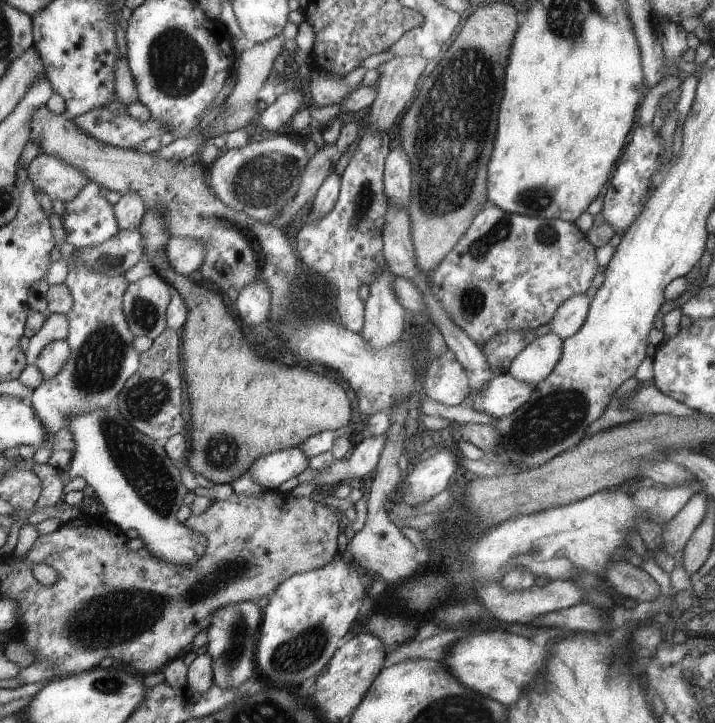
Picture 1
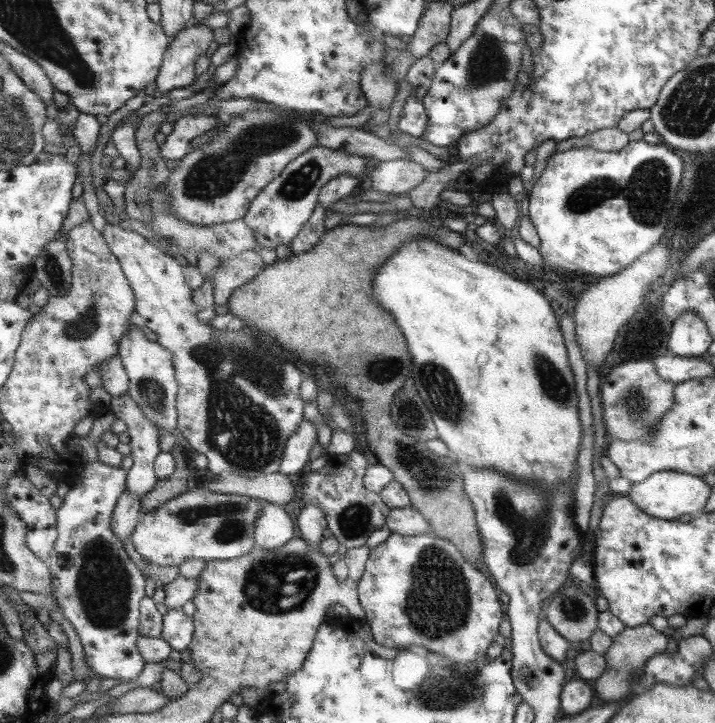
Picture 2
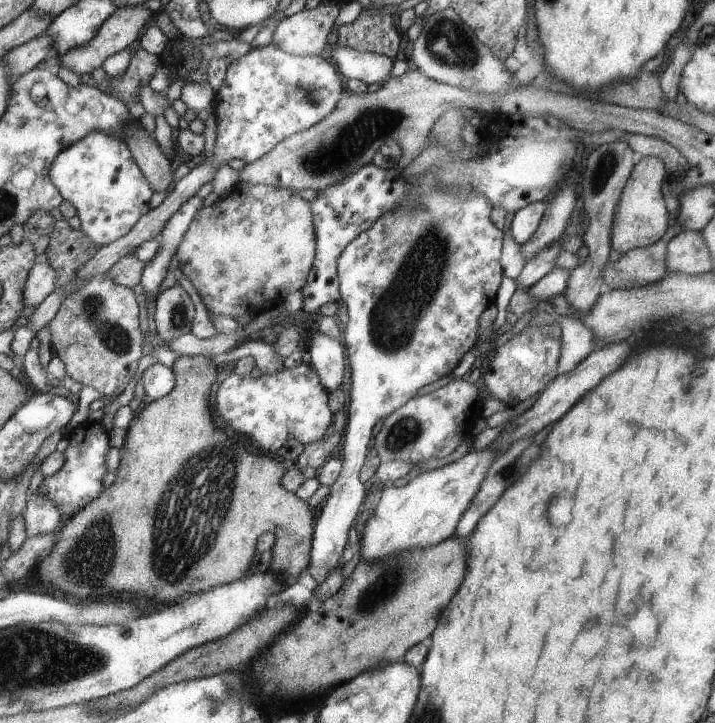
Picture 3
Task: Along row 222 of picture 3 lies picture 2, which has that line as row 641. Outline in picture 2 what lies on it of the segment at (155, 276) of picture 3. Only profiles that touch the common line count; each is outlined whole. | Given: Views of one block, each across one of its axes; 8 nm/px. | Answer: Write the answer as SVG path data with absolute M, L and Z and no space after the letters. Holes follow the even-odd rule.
M167 609L162 615L162 629L160 637L173 650L183 650L191 642L193 623L191 617L183 614L181 609Z

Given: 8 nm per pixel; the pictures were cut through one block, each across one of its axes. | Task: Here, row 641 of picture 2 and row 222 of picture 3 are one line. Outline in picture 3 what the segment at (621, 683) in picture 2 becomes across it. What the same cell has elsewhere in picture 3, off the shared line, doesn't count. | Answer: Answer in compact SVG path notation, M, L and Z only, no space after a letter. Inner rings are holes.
M637 156L631 176L620 192L620 200L612 218L611 248L619 254L651 246L663 236L667 228L668 213L659 188L665 177L664 170L664 164L659 158Z

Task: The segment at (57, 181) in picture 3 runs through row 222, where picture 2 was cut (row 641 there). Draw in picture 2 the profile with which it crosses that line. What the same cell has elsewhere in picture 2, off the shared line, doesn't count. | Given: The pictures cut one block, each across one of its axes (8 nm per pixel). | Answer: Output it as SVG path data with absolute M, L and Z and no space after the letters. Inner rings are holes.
M87 460L78 468L78 482L69 487L57 508L57 540L51 552L48 568L50 589L62 615L71 623L76 632L84 660L89 669L105 678L135 679L143 668L144 659L136 648L138 625L138 604L144 595L145 576L127 558L121 542L111 529L111 516L117 500L124 493L127 472L122 467L113 467L97 460Z

